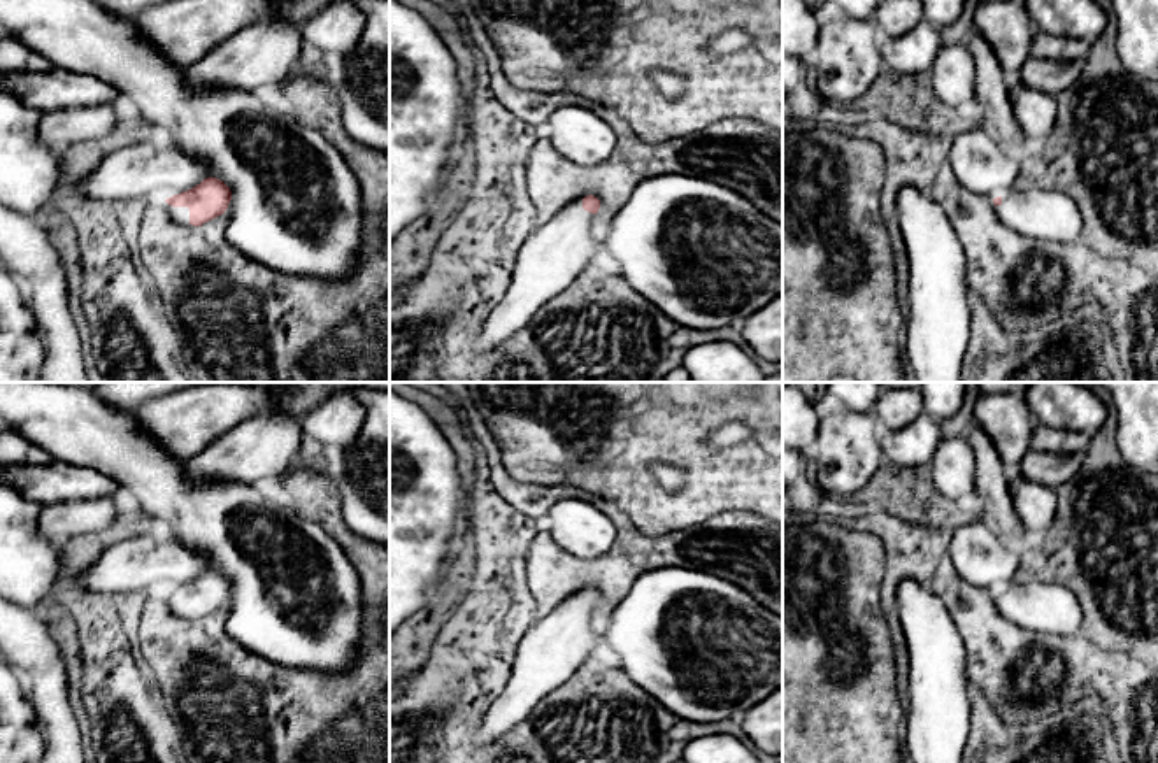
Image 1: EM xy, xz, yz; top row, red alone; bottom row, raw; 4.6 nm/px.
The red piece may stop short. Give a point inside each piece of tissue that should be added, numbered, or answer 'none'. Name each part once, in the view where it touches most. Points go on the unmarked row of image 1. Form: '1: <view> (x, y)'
1: xy (178, 607)

